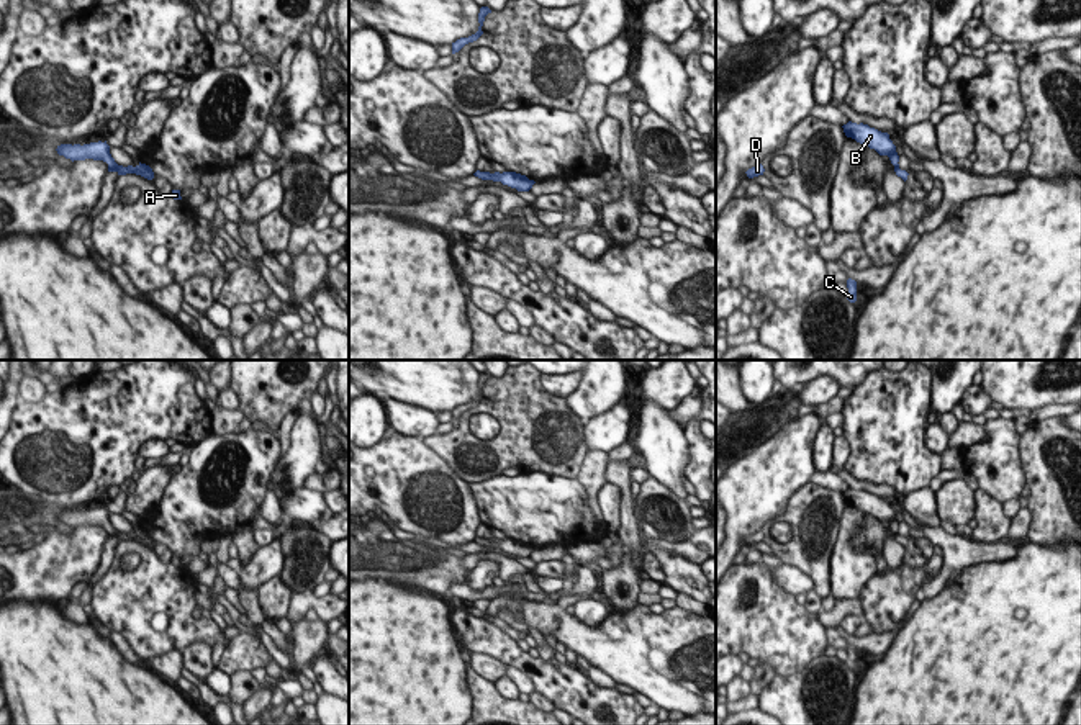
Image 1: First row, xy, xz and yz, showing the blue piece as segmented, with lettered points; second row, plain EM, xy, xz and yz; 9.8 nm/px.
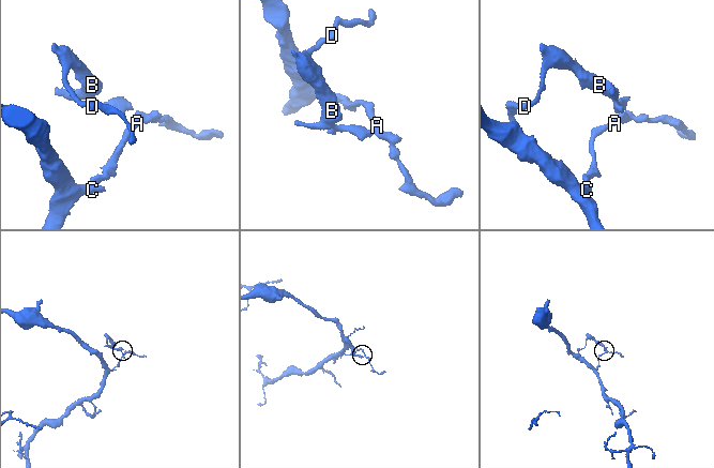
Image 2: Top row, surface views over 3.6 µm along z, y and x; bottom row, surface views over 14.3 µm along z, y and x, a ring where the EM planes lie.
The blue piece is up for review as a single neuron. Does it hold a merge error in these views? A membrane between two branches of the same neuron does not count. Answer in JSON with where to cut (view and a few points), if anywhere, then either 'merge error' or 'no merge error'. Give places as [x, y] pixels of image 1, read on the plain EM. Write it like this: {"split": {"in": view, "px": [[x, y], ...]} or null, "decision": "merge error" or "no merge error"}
{"split": null, "decision": "no merge error"}

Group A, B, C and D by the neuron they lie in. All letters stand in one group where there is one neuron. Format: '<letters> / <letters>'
A B C D

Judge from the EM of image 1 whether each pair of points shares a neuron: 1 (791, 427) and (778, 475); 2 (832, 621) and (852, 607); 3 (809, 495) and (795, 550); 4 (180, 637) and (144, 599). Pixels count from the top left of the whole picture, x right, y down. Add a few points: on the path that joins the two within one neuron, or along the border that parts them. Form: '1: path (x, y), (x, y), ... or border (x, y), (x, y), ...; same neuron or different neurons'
1: path (791, 439), (780, 463); same neuron
2: path (837, 616), (847, 607); same neuron
3: path (809, 508), (808, 537); same neuron
4: path (180, 624), (180, 619), (158, 599); same neuron

